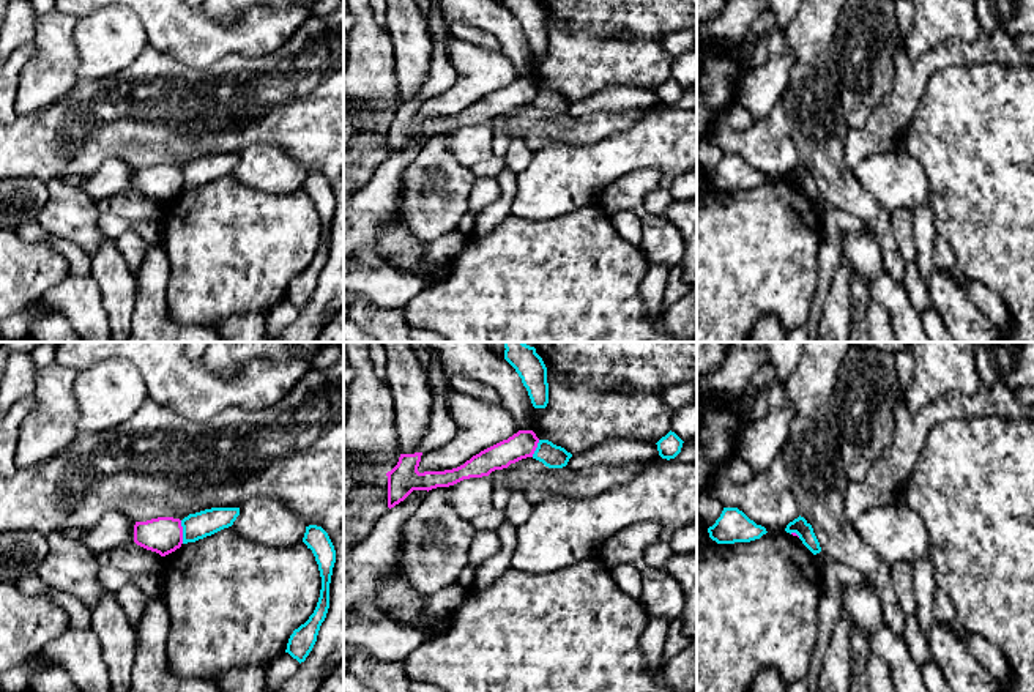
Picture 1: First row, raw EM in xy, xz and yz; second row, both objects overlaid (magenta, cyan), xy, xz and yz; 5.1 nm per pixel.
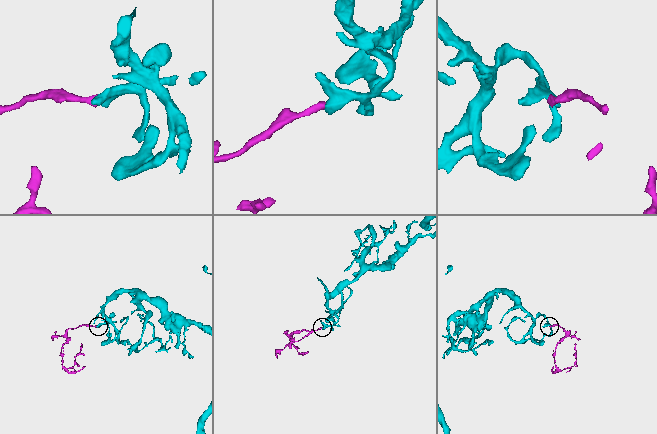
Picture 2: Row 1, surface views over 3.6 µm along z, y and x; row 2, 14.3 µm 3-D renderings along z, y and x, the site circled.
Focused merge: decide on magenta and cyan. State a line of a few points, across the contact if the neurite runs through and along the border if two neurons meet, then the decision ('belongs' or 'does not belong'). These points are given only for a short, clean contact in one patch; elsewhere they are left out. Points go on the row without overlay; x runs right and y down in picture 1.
xy (180, 167), (183, 189) | does not belong

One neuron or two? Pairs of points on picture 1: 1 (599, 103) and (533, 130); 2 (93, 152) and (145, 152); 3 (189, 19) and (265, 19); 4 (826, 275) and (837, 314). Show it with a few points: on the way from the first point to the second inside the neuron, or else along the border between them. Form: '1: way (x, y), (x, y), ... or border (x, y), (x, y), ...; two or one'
1: border (606, 111), (580, 115), (565, 114); two
2: way (106, 148), (133, 148); one
3: way (208, 33), (246, 33); one
4: border (844, 256), (828, 289), (820, 320); two

